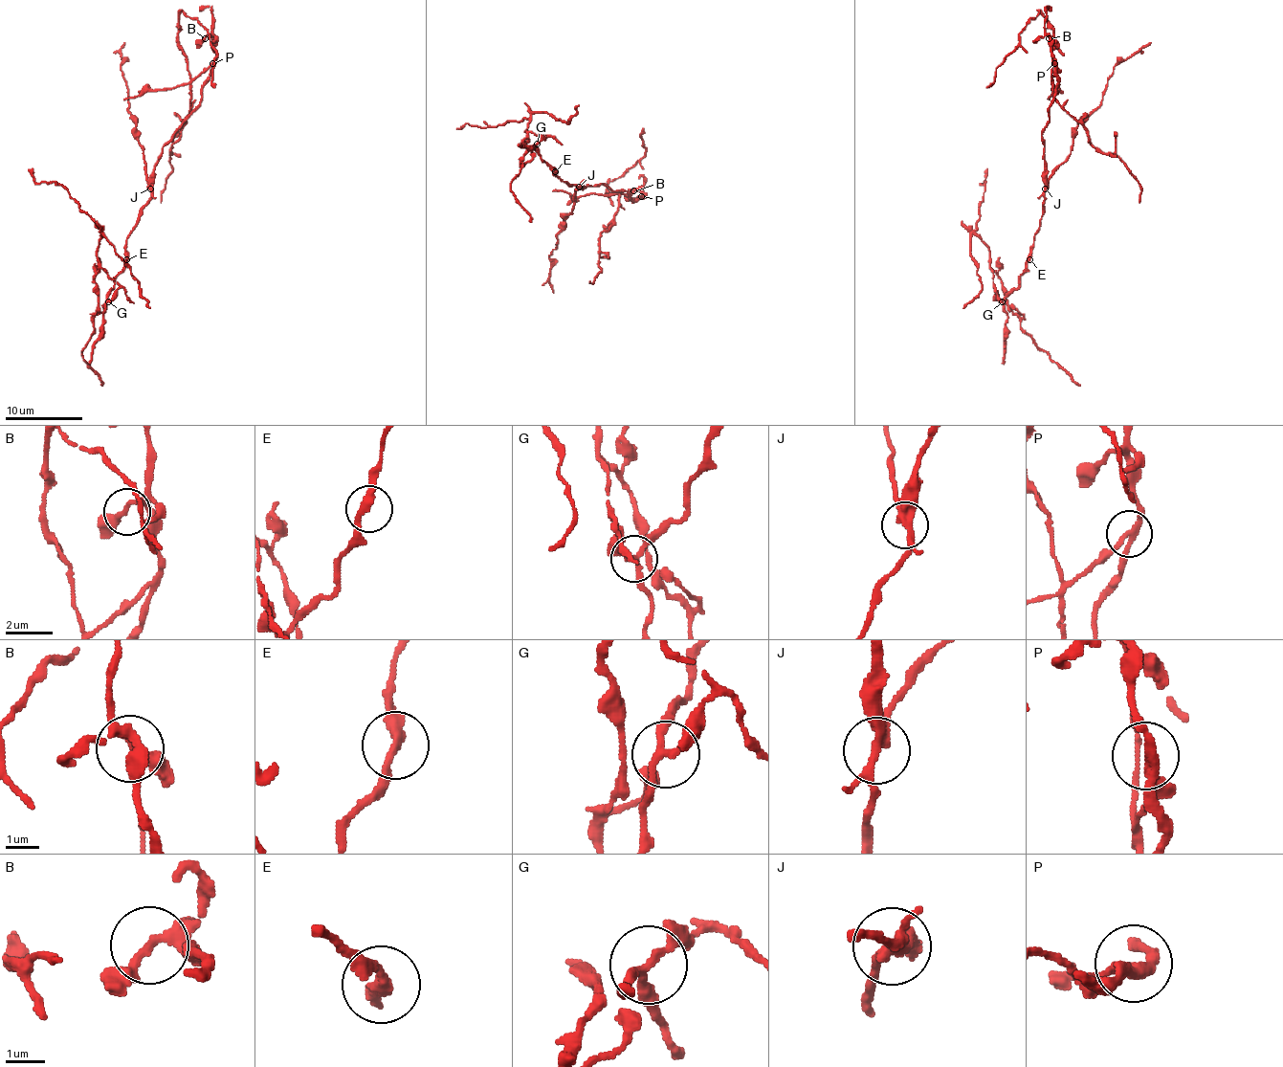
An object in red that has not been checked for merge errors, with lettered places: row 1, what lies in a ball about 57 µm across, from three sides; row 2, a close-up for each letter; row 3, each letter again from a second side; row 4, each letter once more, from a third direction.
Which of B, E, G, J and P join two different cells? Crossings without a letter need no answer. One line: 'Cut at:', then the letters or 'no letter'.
Cut at: G, J, P

